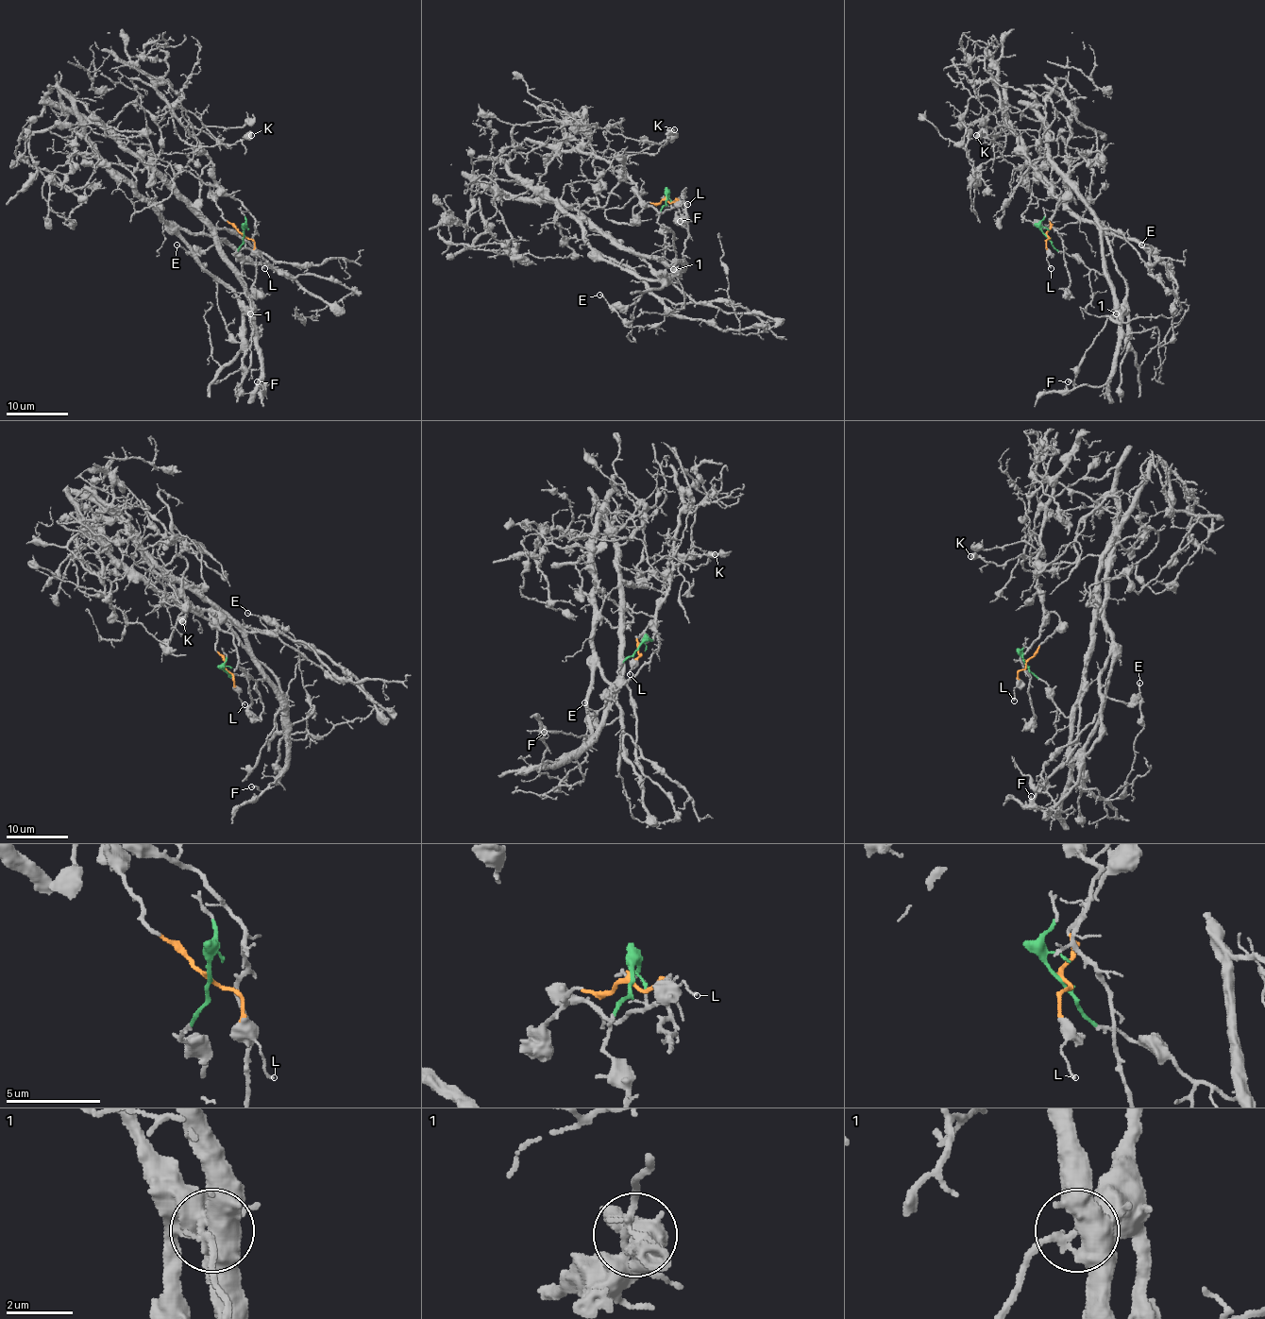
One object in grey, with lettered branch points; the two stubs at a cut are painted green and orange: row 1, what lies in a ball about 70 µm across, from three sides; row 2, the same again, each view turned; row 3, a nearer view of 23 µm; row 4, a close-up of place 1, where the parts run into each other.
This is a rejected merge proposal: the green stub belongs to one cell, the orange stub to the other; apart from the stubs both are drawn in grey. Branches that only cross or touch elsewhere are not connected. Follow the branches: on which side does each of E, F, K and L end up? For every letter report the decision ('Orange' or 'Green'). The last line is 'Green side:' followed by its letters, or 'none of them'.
E: Green
F: Green
K: Green
L: Orange
Green side: E, F, K

